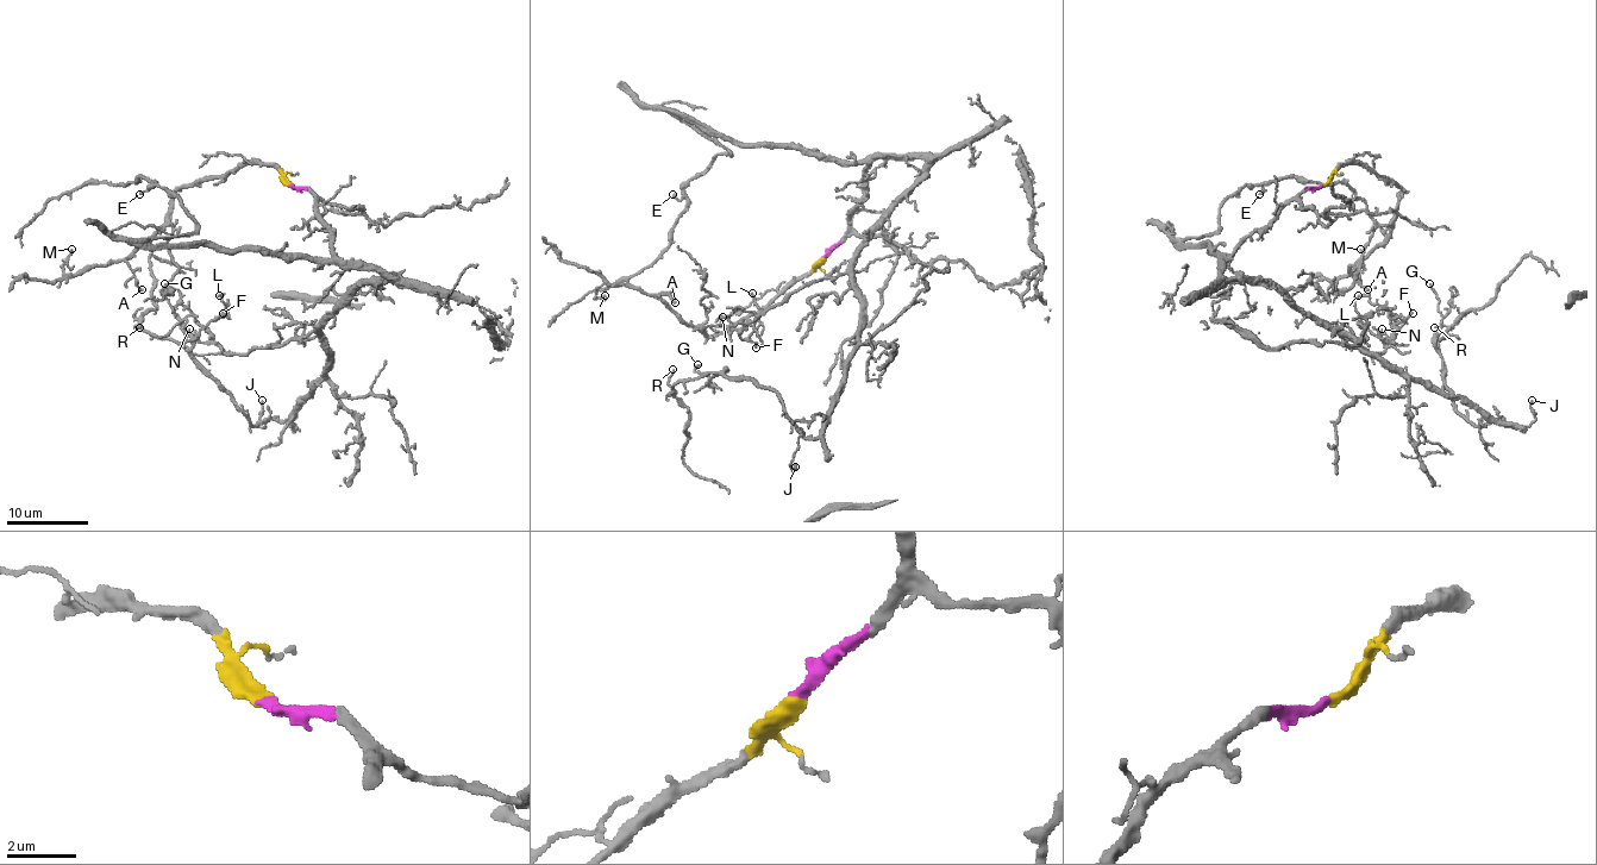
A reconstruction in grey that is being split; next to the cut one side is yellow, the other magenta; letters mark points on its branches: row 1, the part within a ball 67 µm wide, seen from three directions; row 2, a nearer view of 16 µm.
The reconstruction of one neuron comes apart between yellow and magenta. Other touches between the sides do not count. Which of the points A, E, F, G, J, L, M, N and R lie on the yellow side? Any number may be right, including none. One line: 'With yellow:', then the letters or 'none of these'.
With yellow: A, M

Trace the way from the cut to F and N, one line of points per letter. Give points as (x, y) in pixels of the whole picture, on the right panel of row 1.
F: (1322, 185), (1294, 198), (1234, 250), (1222, 275), (1265, 280), (1367, 352), (1386, 346), (1413, 312)
N: (1322, 185), (1234, 250), (1222, 275), (1265, 280), (1333, 323), (1350, 346), (1379, 352), (1390, 340), (1382, 328)

